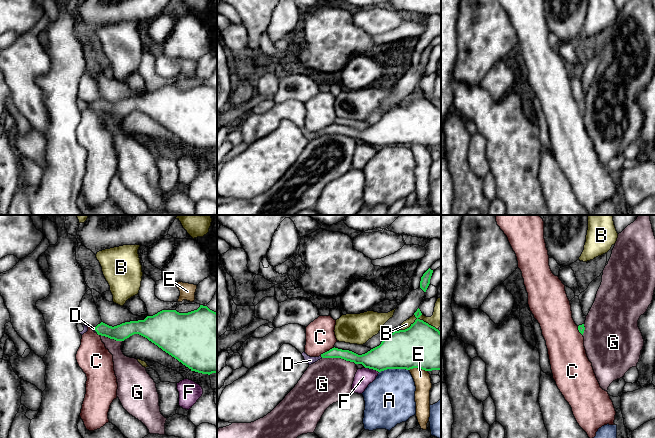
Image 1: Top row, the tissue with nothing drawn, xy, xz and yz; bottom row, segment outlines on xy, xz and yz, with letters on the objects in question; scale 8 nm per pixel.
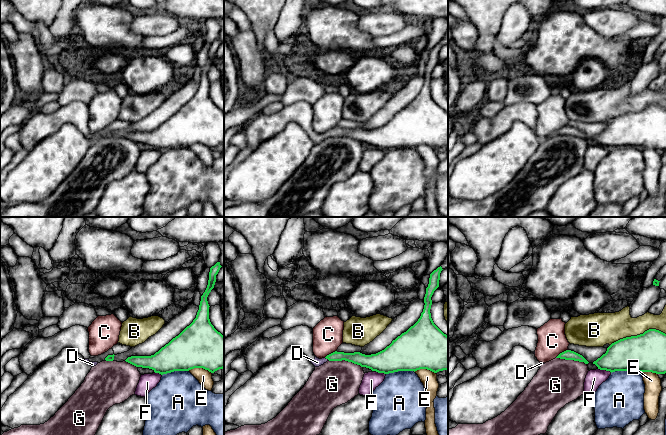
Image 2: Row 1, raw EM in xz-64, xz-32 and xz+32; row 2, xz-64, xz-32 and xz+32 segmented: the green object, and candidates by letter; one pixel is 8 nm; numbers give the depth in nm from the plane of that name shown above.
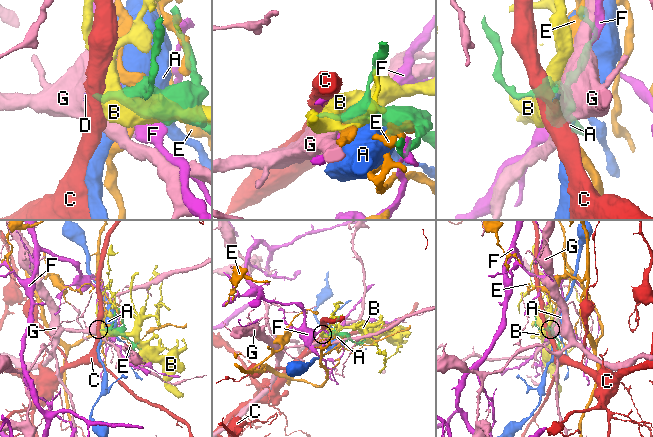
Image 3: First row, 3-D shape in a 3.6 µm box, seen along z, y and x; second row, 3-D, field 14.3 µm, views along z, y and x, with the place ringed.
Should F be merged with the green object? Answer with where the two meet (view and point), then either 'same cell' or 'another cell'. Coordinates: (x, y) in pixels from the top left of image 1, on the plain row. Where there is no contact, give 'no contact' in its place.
xz (372, 144) | another cell

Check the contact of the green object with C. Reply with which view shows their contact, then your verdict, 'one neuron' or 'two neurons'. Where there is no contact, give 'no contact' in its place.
meets green in xz; two neurons

